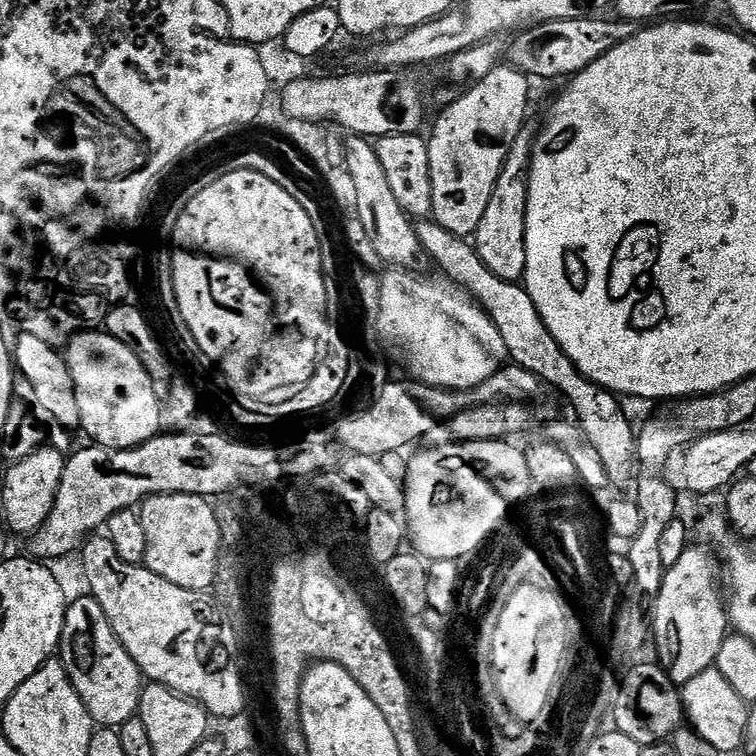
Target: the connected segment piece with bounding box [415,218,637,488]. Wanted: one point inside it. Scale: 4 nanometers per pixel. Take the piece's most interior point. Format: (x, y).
(604, 425)

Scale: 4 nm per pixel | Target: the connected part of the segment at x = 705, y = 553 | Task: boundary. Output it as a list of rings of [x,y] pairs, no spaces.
[[[690,546],[684,551],[682,558],[678,558],[678,562],[674,562],[674,566],[667,568],[664,580],[661,582],[660,593],[651,610],[650,636],[654,642],[656,639],[657,657],[655,656],[655,659],[678,686],[690,682],[692,678],[715,665],[718,650],[722,646],[725,636],[730,632],[726,596],[722,591],[722,568],[718,563],[717,553],[711,547],[703,547]]]

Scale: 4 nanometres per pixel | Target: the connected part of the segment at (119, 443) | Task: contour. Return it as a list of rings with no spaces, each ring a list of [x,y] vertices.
[[[87,330],[77,332],[66,345],[66,359],[70,366],[70,374],[74,378],[74,394],[78,394],[80,428],[86,435],[93,436],[92,440],[104,448],[136,448],[147,440],[155,438],[161,431],[161,397],[156,395],[156,386],[148,377],[148,371],[144,369],[142,362],[126,345],[118,338],[108,335],[107,331],[88,331],[92,332]]]

